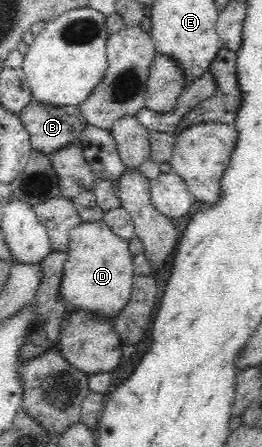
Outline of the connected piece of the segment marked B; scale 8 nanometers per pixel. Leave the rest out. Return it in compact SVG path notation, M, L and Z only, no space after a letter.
M32 100L19 114L20 120L30 134L33 149L49 156L80 139L80 133L89 125L78 106L53 106Z

